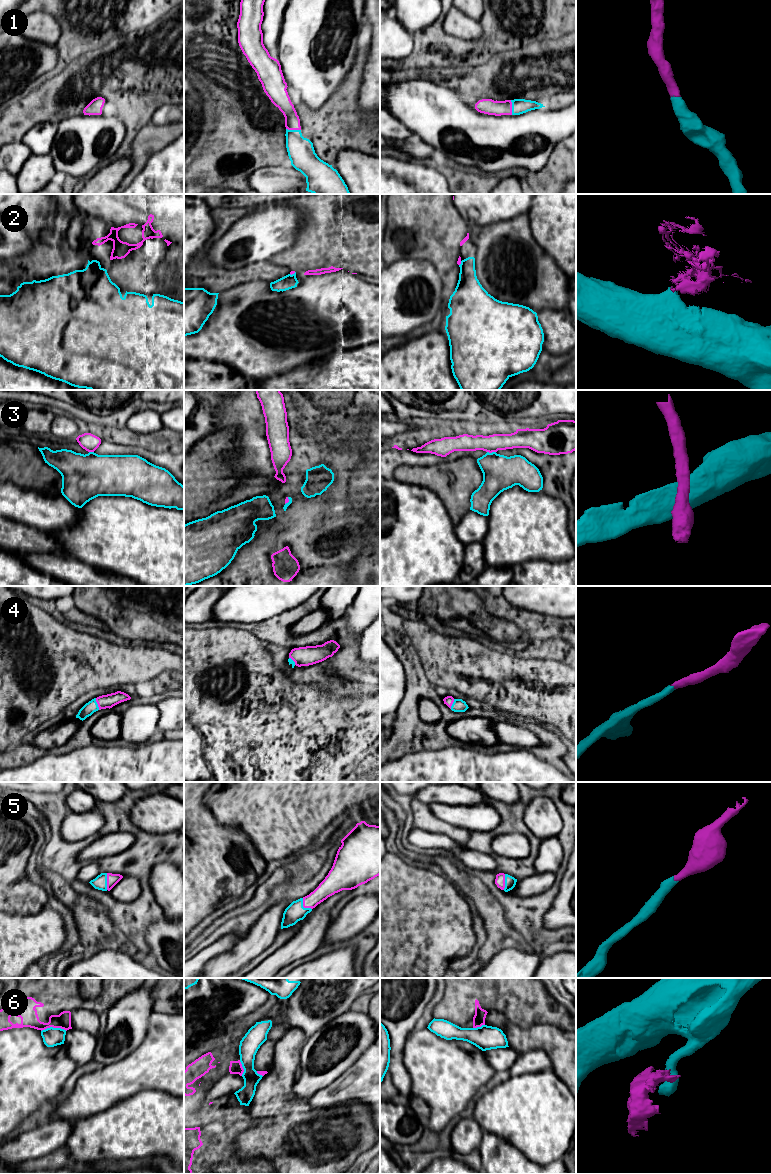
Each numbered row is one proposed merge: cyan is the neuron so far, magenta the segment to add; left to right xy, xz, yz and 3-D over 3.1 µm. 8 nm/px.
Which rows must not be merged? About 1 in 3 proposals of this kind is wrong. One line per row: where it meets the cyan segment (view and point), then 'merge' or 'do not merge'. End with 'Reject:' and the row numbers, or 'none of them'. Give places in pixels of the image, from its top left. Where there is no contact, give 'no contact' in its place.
1: meets cyan in xz at (293, 130); merge
2: meets cyan in xz at (292, 274); do not merge
3: meets cyan in yz at (492, 452); do not merge
4: meets cyan in xy at (97, 704); merge
5: meets cyan in xz at (302, 906); merge
6: meets cyan in xy at (52, 1027); do not merge
Reject: 2, 3, 6

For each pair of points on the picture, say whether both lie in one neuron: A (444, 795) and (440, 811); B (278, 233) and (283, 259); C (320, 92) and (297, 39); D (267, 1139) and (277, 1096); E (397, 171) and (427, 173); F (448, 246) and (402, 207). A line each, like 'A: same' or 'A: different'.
A: different
B: different
C: same
D: same
E: same
F: same

